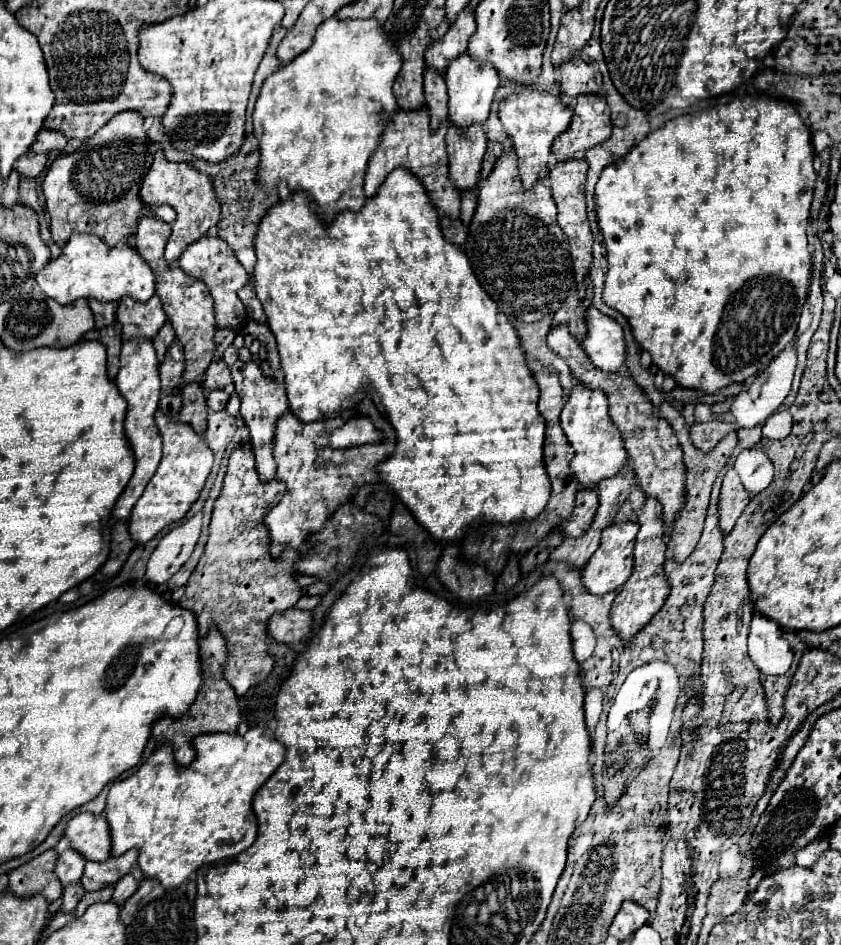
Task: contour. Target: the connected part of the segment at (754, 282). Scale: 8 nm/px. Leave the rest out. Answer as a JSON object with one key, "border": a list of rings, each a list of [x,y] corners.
{"border":[[[744,96],[744,98],[734,98],[730,104],[712,108],[708,112],[694,112],[694,114],[686,114],[680,116],[672,122],[668,122],[666,126],[662,126],[660,130],[652,132],[650,136],[646,136],[646,140],[642,140],[640,144],[636,144],[632,148],[632,154],[628,154],[628,158],[622,158],[620,162],[616,162],[616,166],[608,166],[604,168],[598,184],[596,184],[596,208],[598,208],[598,224],[600,224],[600,232],[604,236],[604,246],[606,246],[606,260],[608,260],[608,274],[606,274],[606,286],[604,286],[604,304],[618,310],[630,324],[634,340],[638,342],[640,350],[648,352],[652,356],[652,364],[658,366],[658,370],[662,374],[668,374],[676,380],[678,386],[682,388],[694,388],[706,394],[716,394],[718,390],[734,384],[734,382],[744,382],[748,376],[756,376],[758,372],[762,372],[792,340],[796,334],[796,326],[800,320],[800,312],[802,306],[806,302],[806,286],[808,286],[808,274],[810,274],[810,252],[808,252],[808,218],[810,218],[810,204],[812,204],[812,196],[814,196],[814,182],[816,182],[816,170],[814,170],[814,150],[812,150],[812,142],[810,142],[810,132],[806,128],[806,124],[802,122],[800,114],[796,112],[796,108],[792,108],[788,102],[780,102],[768,96]]]}

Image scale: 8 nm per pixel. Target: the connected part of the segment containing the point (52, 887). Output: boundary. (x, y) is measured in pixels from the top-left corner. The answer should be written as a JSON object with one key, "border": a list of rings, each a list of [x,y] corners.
{"border":[[[46,850],[44,854],[36,856],[28,864],[12,870],[10,872],[10,890],[16,896],[42,894],[48,902],[60,898],[64,888],[56,880],[56,874],[54,874],[56,860],[58,860],[58,854],[54,850]]]}

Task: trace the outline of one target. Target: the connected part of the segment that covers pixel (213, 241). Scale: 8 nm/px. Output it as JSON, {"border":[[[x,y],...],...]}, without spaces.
{"border":[[[206,234],[206,236],[202,236],[198,242],[194,242],[192,246],[188,246],[182,252],[182,256],[178,260],[178,266],[186,274],[202,280],[208,286],[208,290],[210,290],[210,294],[214,298],[214,312],[216,312],[216,324],[218,324],[218,328],[236,328],[236,330],[240,330],[242,324],[244,324],[244,320],[246,320],[246,310],[244,310],[244,304],[240,302],[240,298],[238,298],[236,292],[242,286],[248,284],[250,276],[246,274],[246,270],[242,268],[242,264],[236,260],[232,248],[224,240],[216,238],[214,234],[212,236]]]}

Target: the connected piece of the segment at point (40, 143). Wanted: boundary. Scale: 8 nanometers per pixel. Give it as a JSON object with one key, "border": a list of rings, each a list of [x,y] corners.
{"border":[[[42,128],[40,134],[36,136],[36,142],[32,144],[34,152],[48,152],[48,150],[60,150],[66,146],[66,136],[56,132],[56,130],[46,130]]]}

